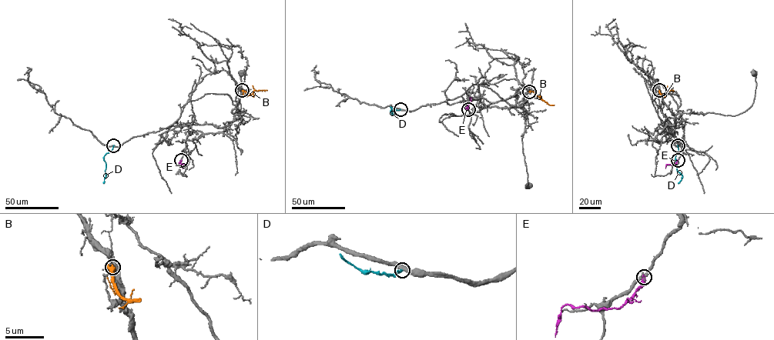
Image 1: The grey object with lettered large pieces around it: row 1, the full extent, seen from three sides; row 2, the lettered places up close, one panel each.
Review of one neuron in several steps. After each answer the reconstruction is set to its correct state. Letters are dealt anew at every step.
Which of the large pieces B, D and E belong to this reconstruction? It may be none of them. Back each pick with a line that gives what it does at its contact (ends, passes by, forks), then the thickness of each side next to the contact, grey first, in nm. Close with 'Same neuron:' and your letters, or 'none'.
Same neuron: none

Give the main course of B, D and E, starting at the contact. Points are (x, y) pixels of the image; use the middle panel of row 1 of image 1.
B: (529, 91), (533, 91), (547, 104), (554, 104)
D: (400, 109), (390, 107), (393, 108), (392, 114), (391, 110)
E: (468, 109), (466, 108), (471, 101), (469, 97)

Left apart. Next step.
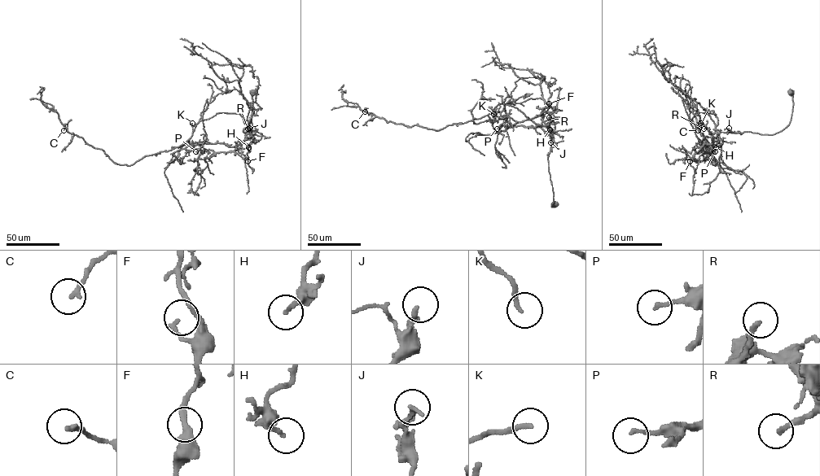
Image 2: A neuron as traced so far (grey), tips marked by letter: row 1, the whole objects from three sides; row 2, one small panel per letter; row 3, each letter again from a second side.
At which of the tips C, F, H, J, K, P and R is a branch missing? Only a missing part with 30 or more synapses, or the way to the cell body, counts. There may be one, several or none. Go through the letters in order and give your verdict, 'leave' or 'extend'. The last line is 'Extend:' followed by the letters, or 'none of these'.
C: leave
F: leave
H: leave
J: leave
K: extend
P: leave
R: extend
Extend: K, R

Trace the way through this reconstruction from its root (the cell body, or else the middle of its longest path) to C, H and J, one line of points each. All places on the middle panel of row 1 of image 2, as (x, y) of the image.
C: (554, 204), (550, 128), (545, 131), (516, 107), (500, 103), (480, 119), (438, 130), (365, 111)
H: (554, 204), (547, 157), (551, 143), (550, 134), (555, 133), (550, 129)
J: (554, 204), (547, 158), (550, 142)

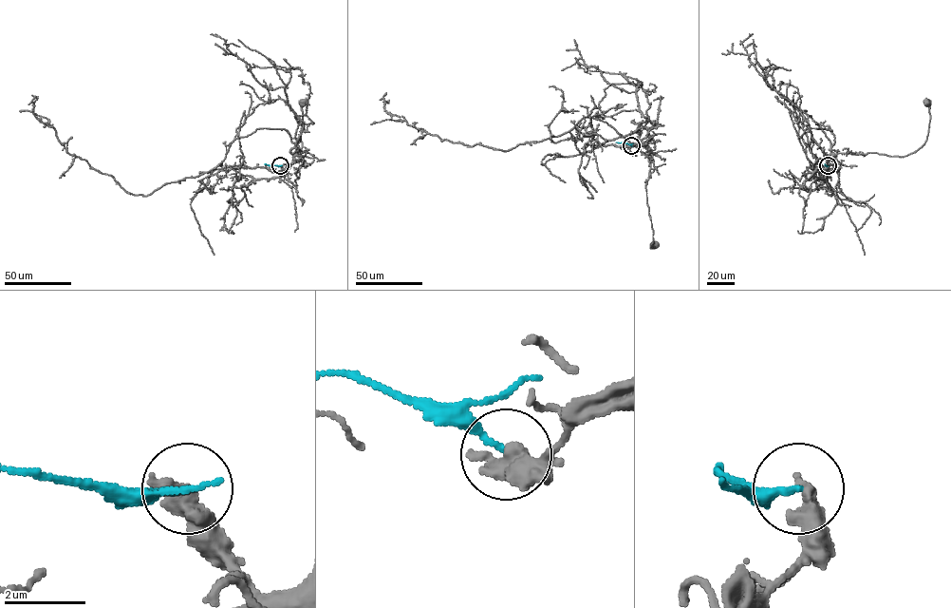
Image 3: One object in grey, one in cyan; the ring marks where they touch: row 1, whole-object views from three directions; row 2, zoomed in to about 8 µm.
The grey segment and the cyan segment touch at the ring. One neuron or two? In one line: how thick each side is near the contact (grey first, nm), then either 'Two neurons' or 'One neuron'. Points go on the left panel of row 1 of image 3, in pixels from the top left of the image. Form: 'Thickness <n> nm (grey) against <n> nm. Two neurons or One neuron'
Thickness 480 nm (grey) against 140 nm. Two neurons

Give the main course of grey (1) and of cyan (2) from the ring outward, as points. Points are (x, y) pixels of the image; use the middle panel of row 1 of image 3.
1: (631, 146), (644, 144), (648, 154), (650, 168), (645, 185), (653, 248), (655, 244)
2: (631, 145), (615, 142)

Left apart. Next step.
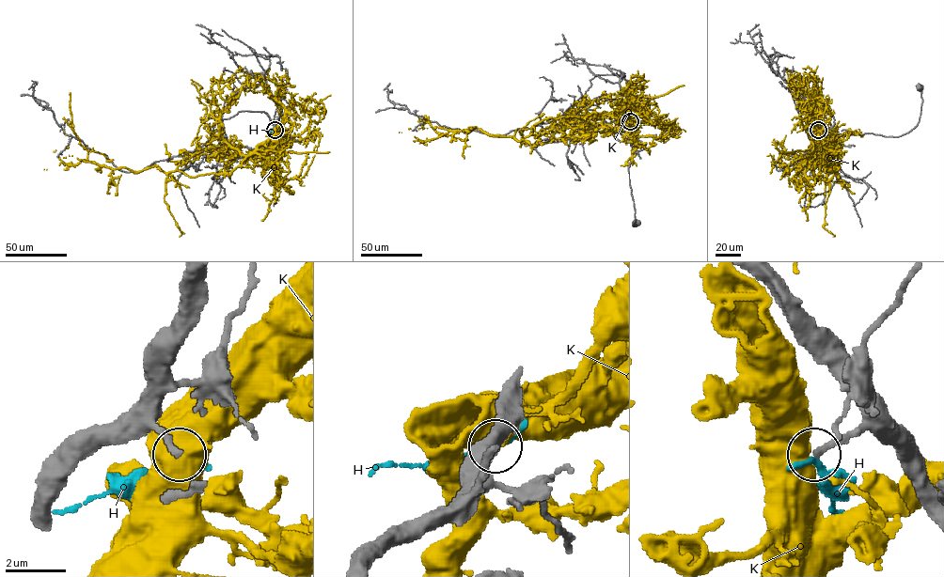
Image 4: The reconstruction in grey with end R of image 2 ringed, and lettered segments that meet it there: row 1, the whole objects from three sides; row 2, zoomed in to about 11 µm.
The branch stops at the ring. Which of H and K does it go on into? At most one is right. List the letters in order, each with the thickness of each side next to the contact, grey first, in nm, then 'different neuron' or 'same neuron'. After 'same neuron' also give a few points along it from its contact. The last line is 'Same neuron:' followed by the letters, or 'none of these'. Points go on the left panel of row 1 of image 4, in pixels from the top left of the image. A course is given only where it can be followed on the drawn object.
H: 240 nm thick on the grey side, 200 nm on the other; different neuron
K: 200 nm thick on the grey side, 800 nm on the other; different neuron
Same neuron: none of these

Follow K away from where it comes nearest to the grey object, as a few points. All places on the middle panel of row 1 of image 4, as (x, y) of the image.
K: (630, 121), (595, 112), (545, 117), (519, 141), (476, 128), (442, 135), (428, 117), (424, 122)

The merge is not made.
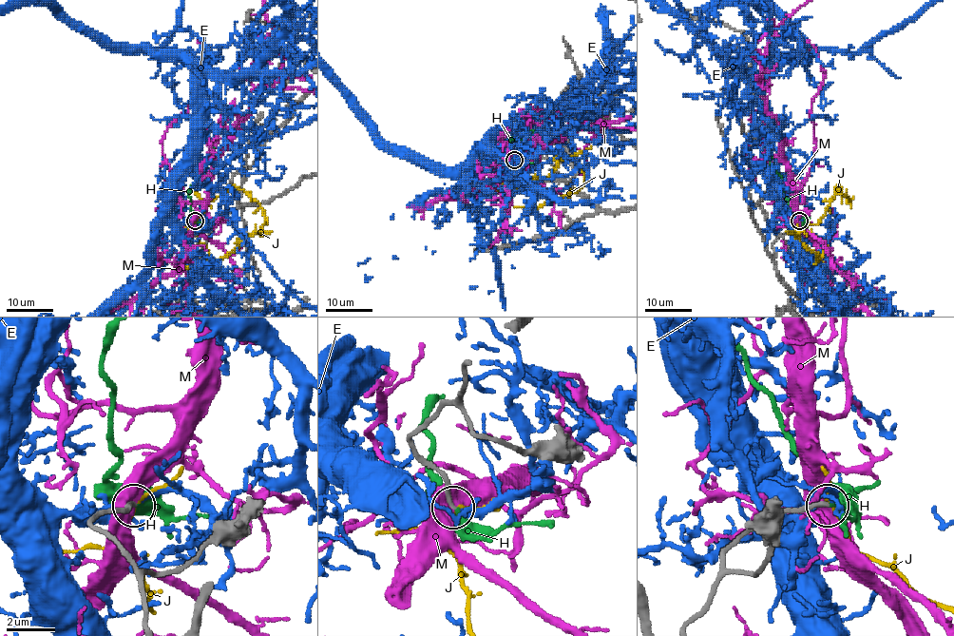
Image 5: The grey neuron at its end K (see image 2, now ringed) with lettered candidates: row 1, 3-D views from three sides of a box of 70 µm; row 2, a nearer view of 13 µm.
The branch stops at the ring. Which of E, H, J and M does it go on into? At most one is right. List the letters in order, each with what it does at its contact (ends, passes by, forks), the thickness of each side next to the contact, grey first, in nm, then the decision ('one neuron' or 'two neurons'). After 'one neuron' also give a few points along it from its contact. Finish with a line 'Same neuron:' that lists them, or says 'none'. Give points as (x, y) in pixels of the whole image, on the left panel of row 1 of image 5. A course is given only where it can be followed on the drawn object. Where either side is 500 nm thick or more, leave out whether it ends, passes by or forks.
E: it forks | 200/260 nm | two neurons
H: it passes by | 200/440 nm | one neuron
J: it passes by | 190/110 nm | two neurons
M: 240/600 nm | two neurons
Same neuron: H

